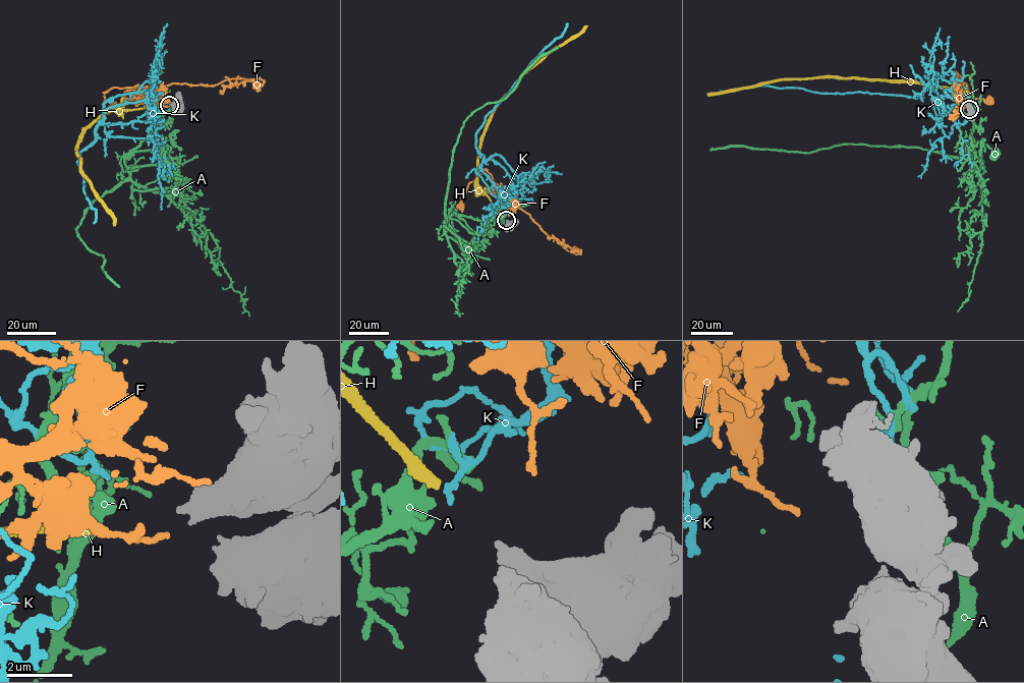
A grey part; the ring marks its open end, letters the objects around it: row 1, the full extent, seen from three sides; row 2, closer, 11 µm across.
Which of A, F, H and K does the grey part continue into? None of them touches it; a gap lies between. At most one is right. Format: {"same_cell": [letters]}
{"same_cell": ["H"]}

